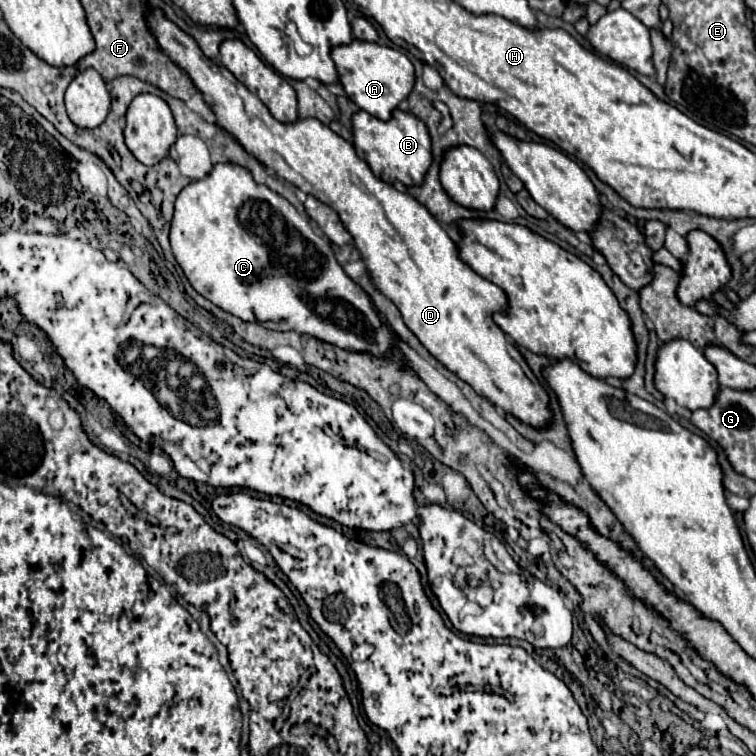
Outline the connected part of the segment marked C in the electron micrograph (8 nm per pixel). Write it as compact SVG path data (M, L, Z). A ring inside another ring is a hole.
M215 164L209 176L181 190L171 222L171 248L191 286L215 306L245 322L271 322L277 324L277 330L295 330L351 352L383 356L391 354L395 346L393 332L379 320L371 298L335 260L329 240L315 232L309 220L283 196L257 184L251 172L237 164Z

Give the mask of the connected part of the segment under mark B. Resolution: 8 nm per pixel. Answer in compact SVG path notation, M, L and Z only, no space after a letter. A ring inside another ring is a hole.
M361 110L353 116L353 138L357 154L365 158L373 174L383 182L401 182L407 188L421 186L425 182L425 174L433 164L431 138L427 126L411 112L395 110L389 122L381 122L379 118Z

